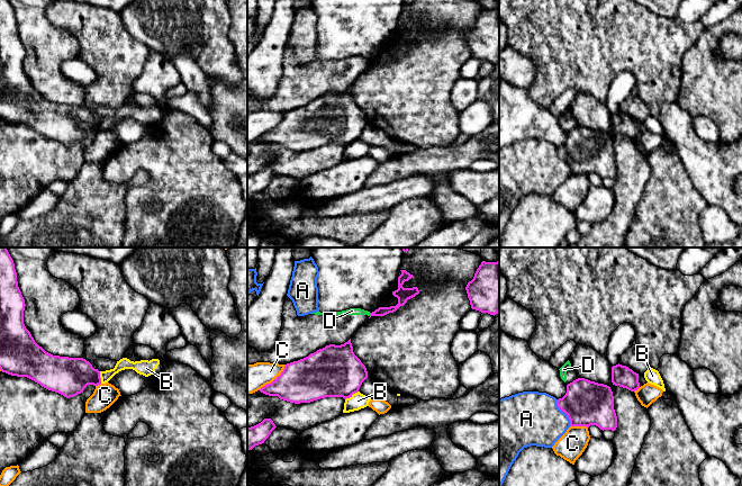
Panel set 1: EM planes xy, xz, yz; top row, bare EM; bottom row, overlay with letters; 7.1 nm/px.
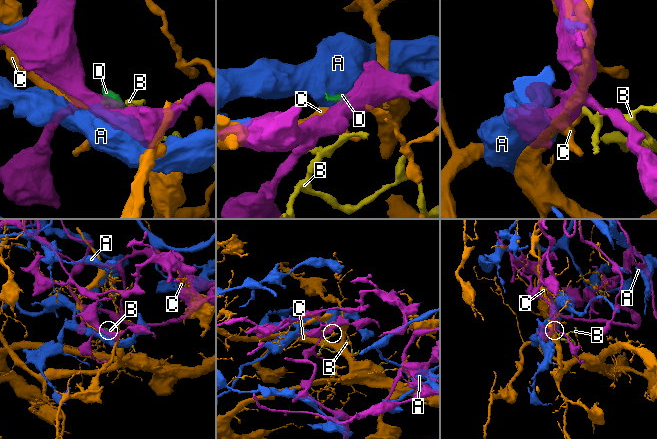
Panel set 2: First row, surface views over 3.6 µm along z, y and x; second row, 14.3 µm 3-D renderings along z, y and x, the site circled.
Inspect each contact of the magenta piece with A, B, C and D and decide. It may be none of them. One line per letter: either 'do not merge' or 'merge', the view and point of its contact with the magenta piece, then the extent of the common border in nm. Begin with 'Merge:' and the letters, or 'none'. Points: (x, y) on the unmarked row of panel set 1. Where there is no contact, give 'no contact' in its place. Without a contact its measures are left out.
Merge: none
A: do not merge | yz (564, 160) | 220 nm
B: do not merge | xz (351, 143) | 120 nm
C: do not merge | xz (274, 127) | 280 nm
D: do not merge | xz (370, 62) | 30 nm

